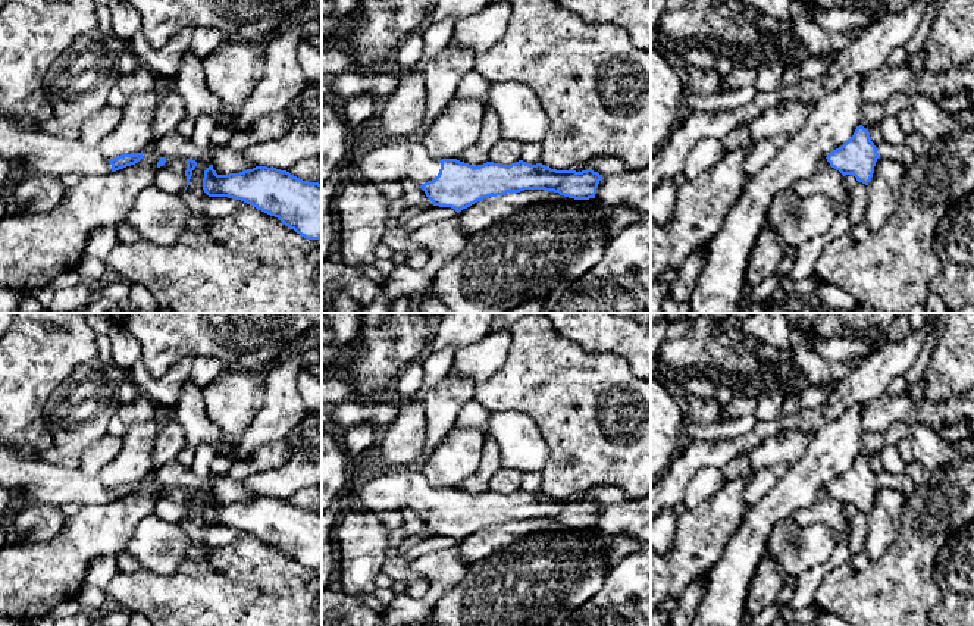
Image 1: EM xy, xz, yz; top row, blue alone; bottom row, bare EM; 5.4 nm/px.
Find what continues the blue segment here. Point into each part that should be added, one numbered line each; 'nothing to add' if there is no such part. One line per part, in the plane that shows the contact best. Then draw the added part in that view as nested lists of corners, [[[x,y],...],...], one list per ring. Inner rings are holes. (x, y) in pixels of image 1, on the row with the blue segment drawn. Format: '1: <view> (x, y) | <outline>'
1: xz (409, 159) | [[[417,138],[385,140],[379,147],[366,153],[356,165],[338,165],[322,182],[322,262],[328,259],[335,240],[332,225],[333,201],[342,184],[351,178],[370,182],[408,179],[422,185],[438,176],[441,163]]]

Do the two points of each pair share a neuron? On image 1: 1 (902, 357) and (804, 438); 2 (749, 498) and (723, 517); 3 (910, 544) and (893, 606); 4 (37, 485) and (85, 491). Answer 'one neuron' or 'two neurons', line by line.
1: two neurons
2: two neurons
3: one neuron
4: one neuron

